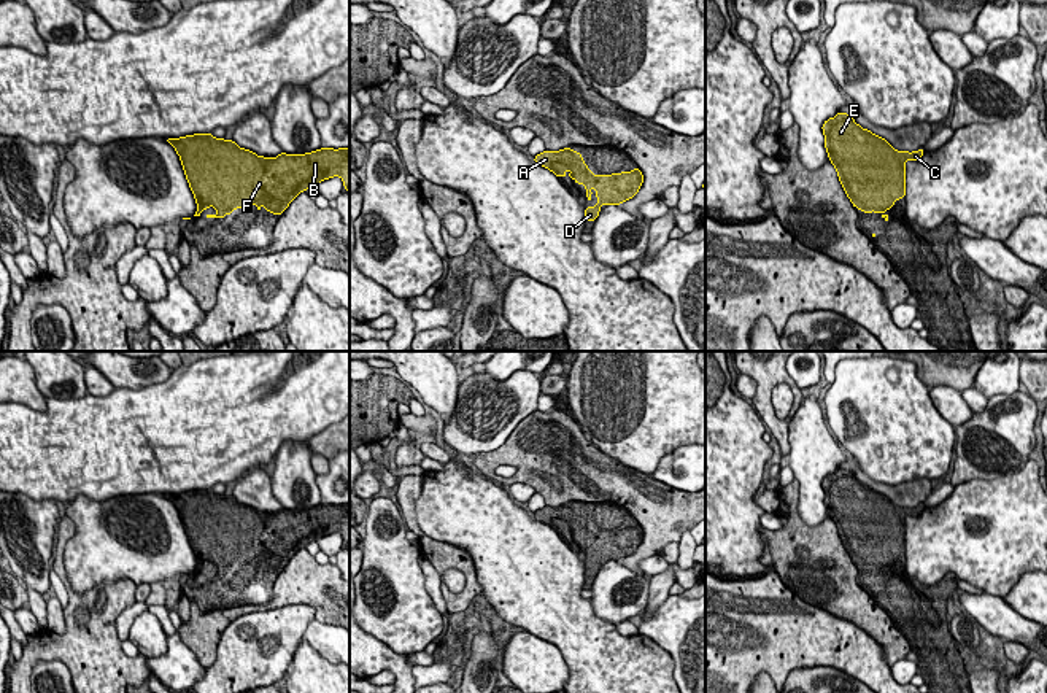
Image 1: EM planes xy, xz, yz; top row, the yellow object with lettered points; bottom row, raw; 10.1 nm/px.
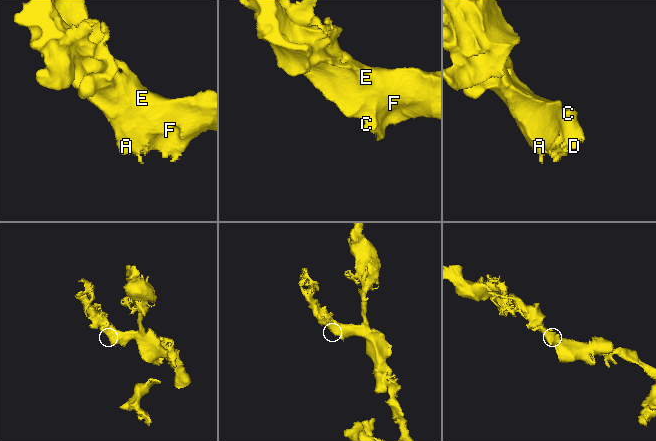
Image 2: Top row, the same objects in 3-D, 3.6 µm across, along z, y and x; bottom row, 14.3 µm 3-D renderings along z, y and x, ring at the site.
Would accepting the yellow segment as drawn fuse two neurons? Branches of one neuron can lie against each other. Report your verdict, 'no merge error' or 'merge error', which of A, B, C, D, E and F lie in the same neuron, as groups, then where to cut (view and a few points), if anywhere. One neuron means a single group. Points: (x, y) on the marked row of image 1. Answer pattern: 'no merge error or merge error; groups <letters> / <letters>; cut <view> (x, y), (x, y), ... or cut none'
no merge error; groups A B C D E F; cut none

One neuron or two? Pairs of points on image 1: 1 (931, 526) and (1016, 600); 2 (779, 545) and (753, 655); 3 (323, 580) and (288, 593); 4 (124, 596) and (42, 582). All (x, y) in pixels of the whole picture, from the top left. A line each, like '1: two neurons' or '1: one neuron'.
1: two neurons
2: two neurons
3: one neuron
4: two neurons

